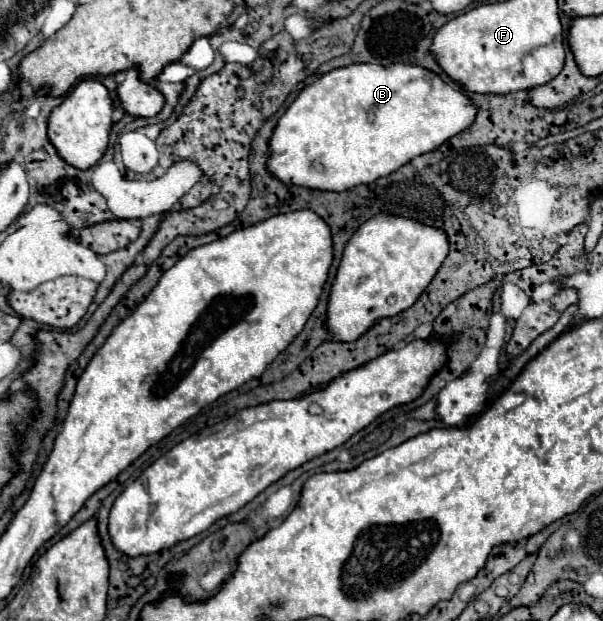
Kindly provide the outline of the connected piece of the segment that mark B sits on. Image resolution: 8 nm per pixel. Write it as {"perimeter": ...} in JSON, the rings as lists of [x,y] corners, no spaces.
{"perimeter":[[[362,63],[362,65],[348,65],[348,67],[340,67],[340,69],[334,69],[334,71],[328,71],[324,73],[318,81],[314,81],[312,85],[304,87],[300,91],[300,95],[294,99],[294,103],[286,109],[286,113],[278,119],[278,125],[270,137],[270,145],[268,145],[268,163],[266,163],[266,169],[272,177],[280,179],[282,183],[296,183],[300,187],[308,187],[308,189],[318,189],[318,191],[346,191],[346,189],[352,189],[360,183],[372,183],[384,175],[390,175],[392,171],[400,169],[402,165],[406,165],[410,159],[418,157],[418,155],[424,155],[436,147],[440,147],[444,141],[448,141],[450,137],[466,131],[472,123],[474,123],[474,117],[476,117],[476,107],[470,103],[470,99],[466,97],[464,91],[444,83],[436,73],[424,69],[424,67],[418,67],[418,65],[394,65],[394,67],[384,67],[384,65],[372,65],[372,63]]]}

